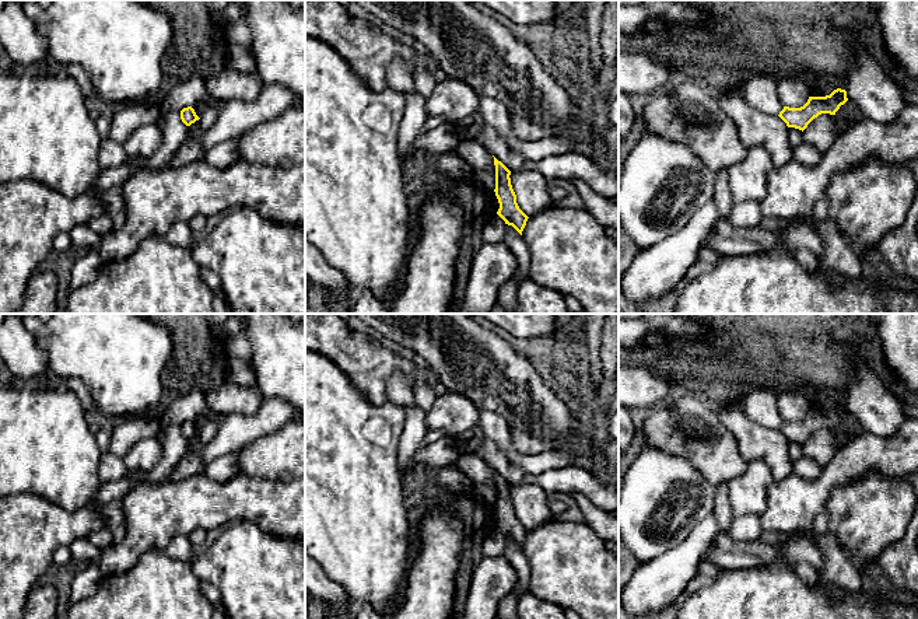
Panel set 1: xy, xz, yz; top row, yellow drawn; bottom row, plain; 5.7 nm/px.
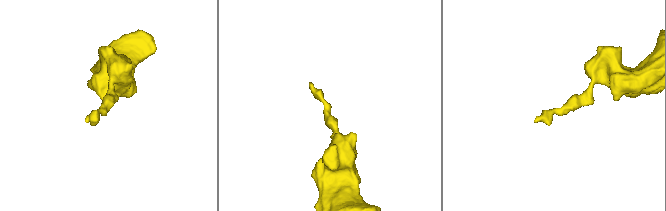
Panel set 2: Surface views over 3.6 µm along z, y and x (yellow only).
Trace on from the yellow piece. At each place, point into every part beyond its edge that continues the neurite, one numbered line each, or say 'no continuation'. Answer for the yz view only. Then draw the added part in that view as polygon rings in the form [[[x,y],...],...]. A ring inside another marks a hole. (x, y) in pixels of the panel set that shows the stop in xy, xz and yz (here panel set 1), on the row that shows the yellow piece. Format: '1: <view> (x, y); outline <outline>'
no continuation

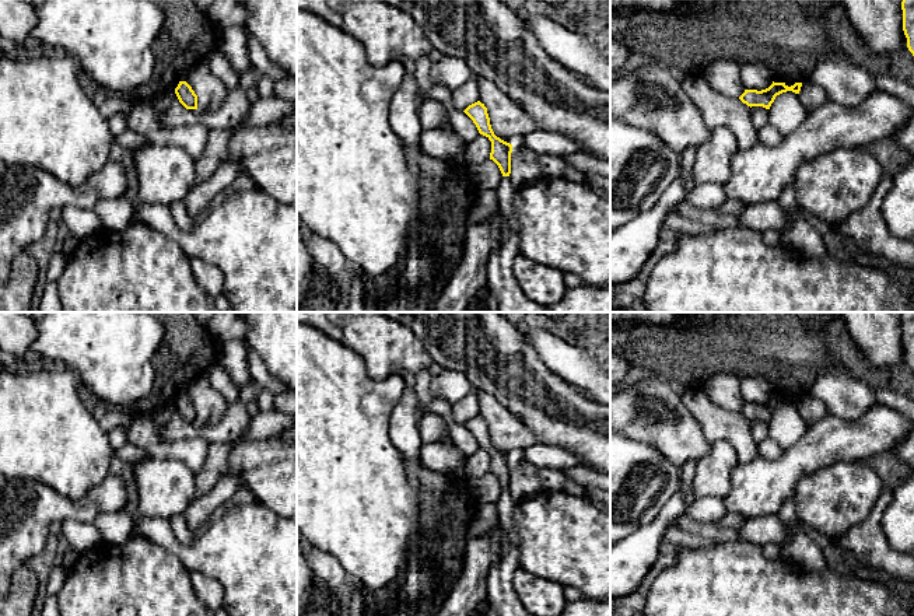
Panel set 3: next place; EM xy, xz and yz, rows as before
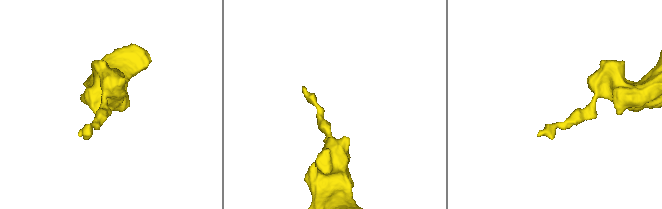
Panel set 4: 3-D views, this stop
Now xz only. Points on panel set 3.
no continuation

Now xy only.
no continuation

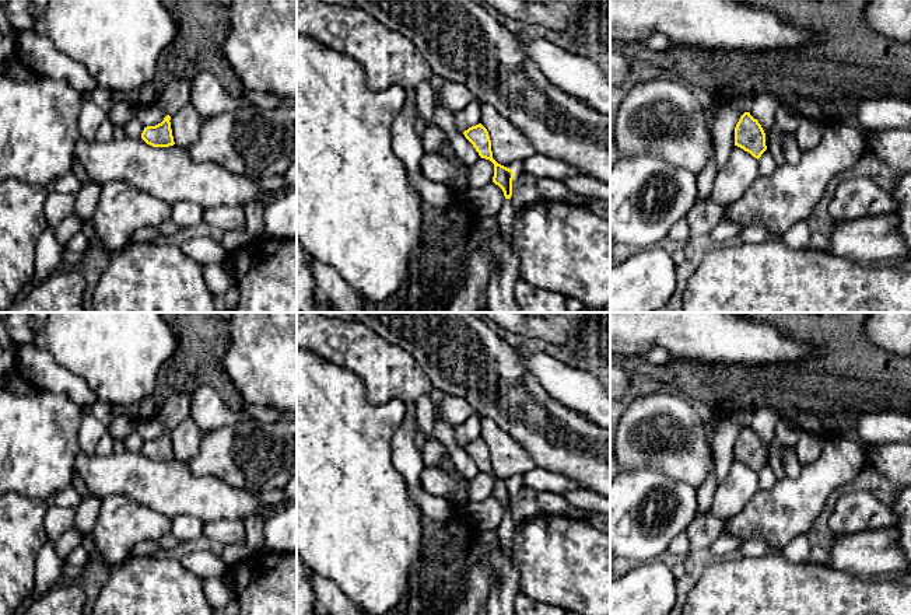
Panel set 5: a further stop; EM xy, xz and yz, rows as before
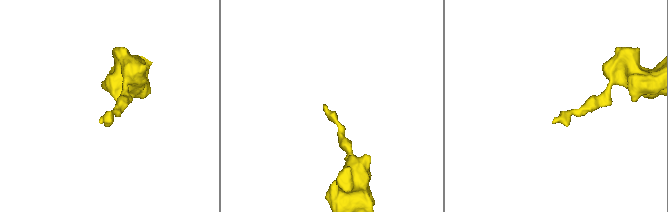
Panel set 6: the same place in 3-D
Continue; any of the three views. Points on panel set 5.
no continuation

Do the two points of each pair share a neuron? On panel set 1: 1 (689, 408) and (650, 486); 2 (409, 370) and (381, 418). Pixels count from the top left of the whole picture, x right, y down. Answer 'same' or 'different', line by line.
1: different
2: different

